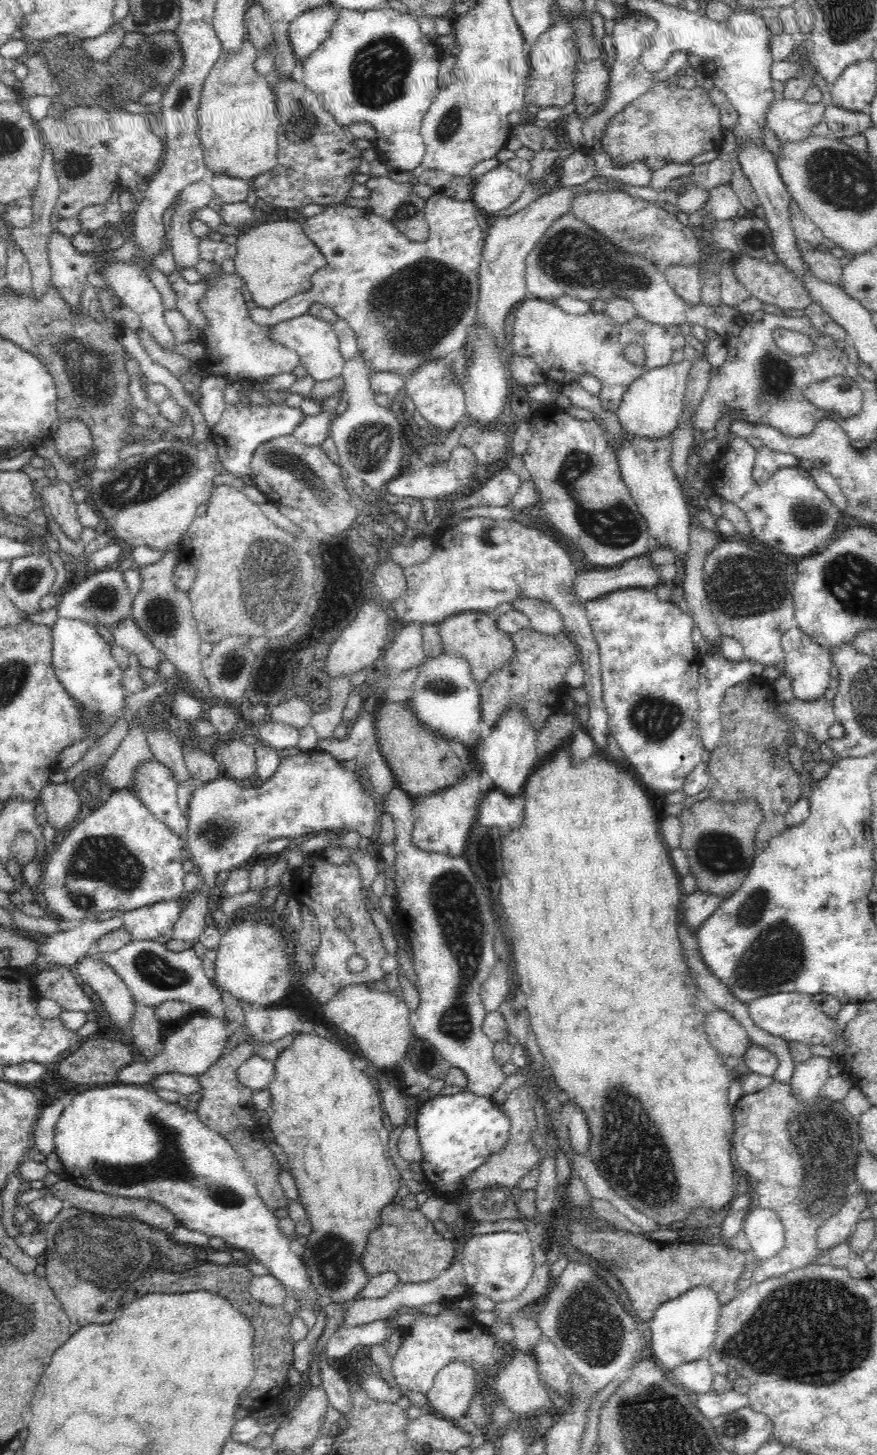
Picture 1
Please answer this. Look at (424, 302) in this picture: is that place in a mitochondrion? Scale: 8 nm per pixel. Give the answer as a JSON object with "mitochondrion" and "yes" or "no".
{"mitochondrion":"yes"}

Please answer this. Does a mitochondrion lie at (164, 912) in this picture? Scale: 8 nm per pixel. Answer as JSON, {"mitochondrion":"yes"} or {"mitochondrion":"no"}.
{"mitochondrion":"no"}

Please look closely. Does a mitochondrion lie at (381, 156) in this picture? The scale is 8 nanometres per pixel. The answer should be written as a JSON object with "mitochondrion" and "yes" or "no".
{"mitochondrion":"no"}

